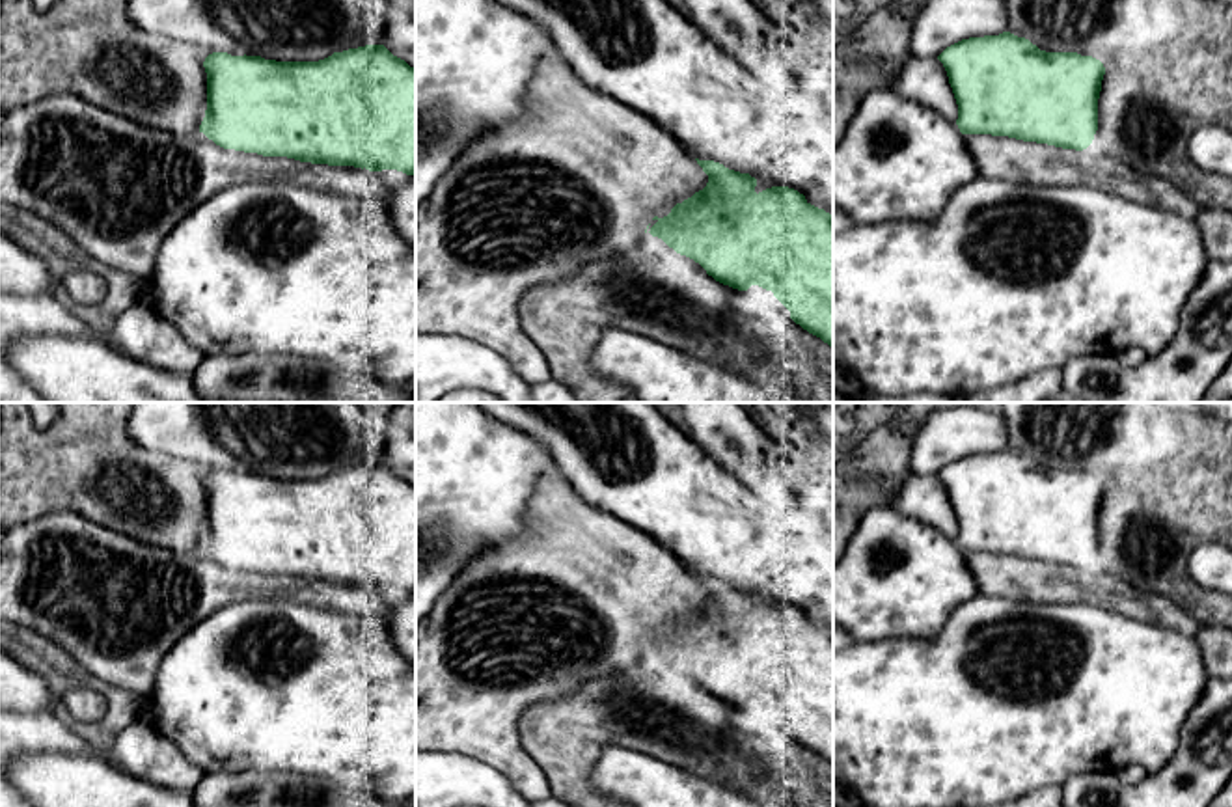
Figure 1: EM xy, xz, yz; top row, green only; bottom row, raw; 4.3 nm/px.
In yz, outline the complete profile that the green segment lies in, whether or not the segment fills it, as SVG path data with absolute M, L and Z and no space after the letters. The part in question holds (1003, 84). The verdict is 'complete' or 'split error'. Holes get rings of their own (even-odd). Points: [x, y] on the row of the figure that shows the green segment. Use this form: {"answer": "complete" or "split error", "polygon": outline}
{"answer": "complete", "polygon": "M1010 32L969 37L938 60L952 88L962 134L1008 136L1087 149L1098 130L1105 67L1077 52L1046 52Z"}

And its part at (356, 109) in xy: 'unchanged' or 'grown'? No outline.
unchanged

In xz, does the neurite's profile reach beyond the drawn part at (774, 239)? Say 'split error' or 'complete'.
complete

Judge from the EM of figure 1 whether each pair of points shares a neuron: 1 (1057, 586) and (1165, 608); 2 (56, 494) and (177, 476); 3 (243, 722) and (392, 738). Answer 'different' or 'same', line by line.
1: same
2: same
3: same

